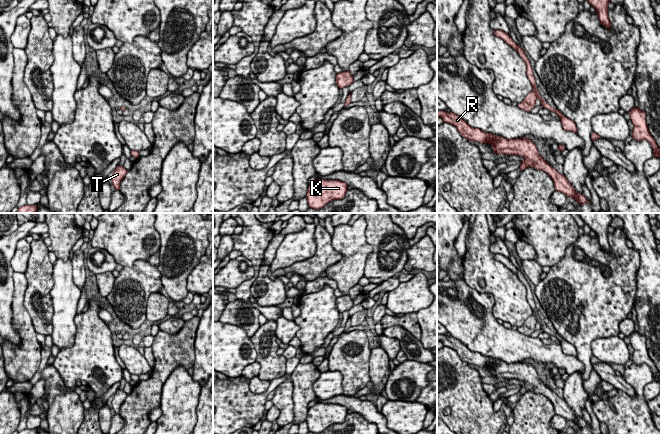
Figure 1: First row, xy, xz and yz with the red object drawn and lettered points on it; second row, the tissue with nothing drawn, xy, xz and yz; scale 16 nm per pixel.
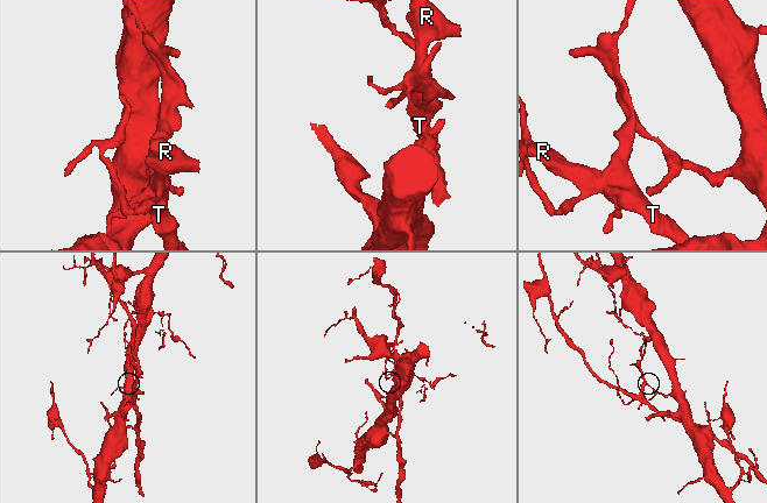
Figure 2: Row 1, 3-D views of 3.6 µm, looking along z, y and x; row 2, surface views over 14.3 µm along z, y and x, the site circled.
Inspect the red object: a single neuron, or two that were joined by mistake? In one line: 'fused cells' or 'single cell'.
fused cells

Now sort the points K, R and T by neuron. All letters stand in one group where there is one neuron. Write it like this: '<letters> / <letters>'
K / R T

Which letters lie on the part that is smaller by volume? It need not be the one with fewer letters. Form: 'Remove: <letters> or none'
Remove: R, T

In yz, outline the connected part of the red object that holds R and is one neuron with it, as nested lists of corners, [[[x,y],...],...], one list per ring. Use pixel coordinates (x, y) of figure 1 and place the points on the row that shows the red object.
[[[437,111],[437,118],[439,117],[443,119],[443,122],[455,126],[461,136],[467,140],[490,143],[493,147],[493,153],[523,157],[524,160],[521,162],[520,166],[521,170],[528,167],[542,170],[552,178],[556,191],[562,192],[566,196],[573,198],[581,205],[588,202],[584,194],[577,193],[567,178],[543,159],[533,141],[526,137],[505,139],[498,135],[486,133],[478,128],[472,128],[466,121],[453,112],[446,113],[445,111]]]

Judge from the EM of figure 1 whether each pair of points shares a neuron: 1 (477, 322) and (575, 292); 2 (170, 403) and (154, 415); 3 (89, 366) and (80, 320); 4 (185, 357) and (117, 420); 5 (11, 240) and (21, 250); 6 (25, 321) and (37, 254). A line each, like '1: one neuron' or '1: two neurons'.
1: two neurons
2: two neurons
3: one neuron
4: two neurons
5: two neurons
6: two neurons

